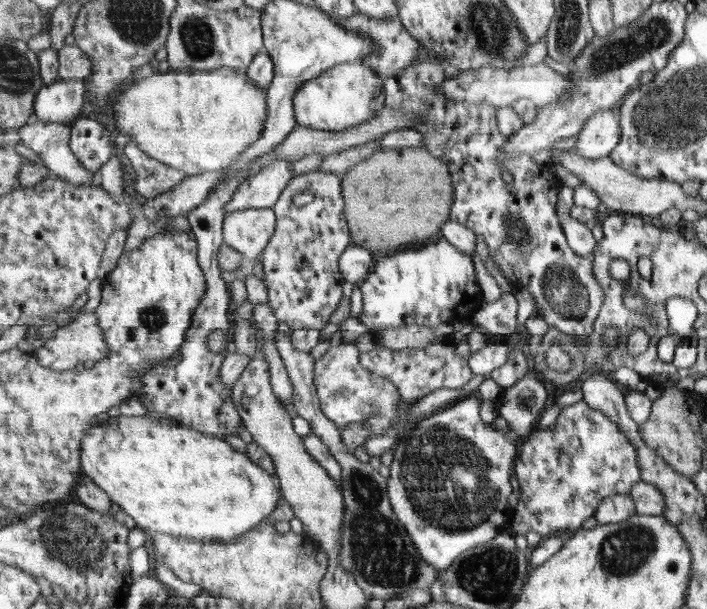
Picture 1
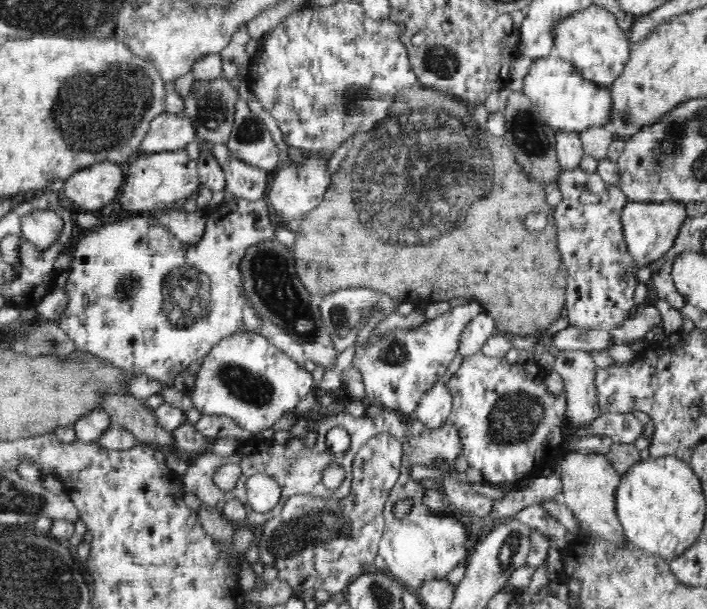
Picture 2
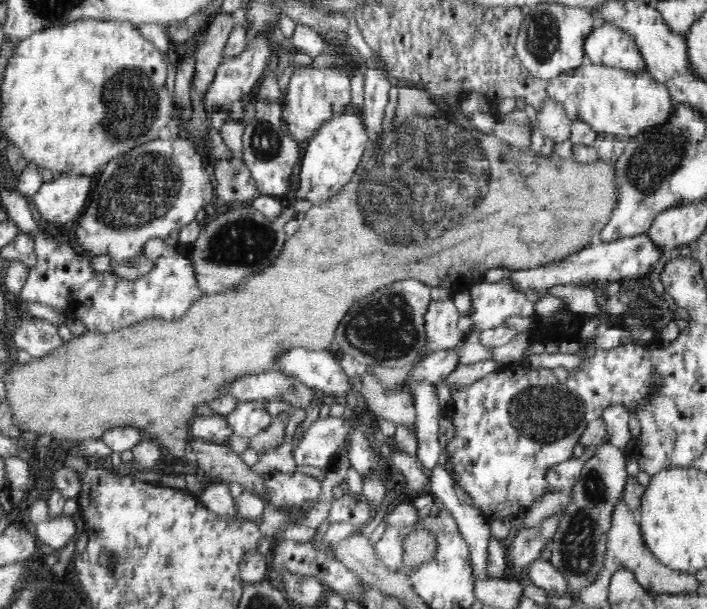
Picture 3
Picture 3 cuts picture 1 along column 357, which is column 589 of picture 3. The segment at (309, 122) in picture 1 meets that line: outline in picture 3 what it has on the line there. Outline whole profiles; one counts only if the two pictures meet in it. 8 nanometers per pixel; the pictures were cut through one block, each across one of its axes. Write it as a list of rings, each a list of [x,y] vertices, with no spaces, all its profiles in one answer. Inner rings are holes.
[[[585,57],[578,68],[546,80],[546,96],[562,105],[572,122],[586,123],[594,132],[617,135],[621,139],[662,124],[673,108],[669,88],[654,80],[647,70],[632,72],[622,67],[595,65]]]

